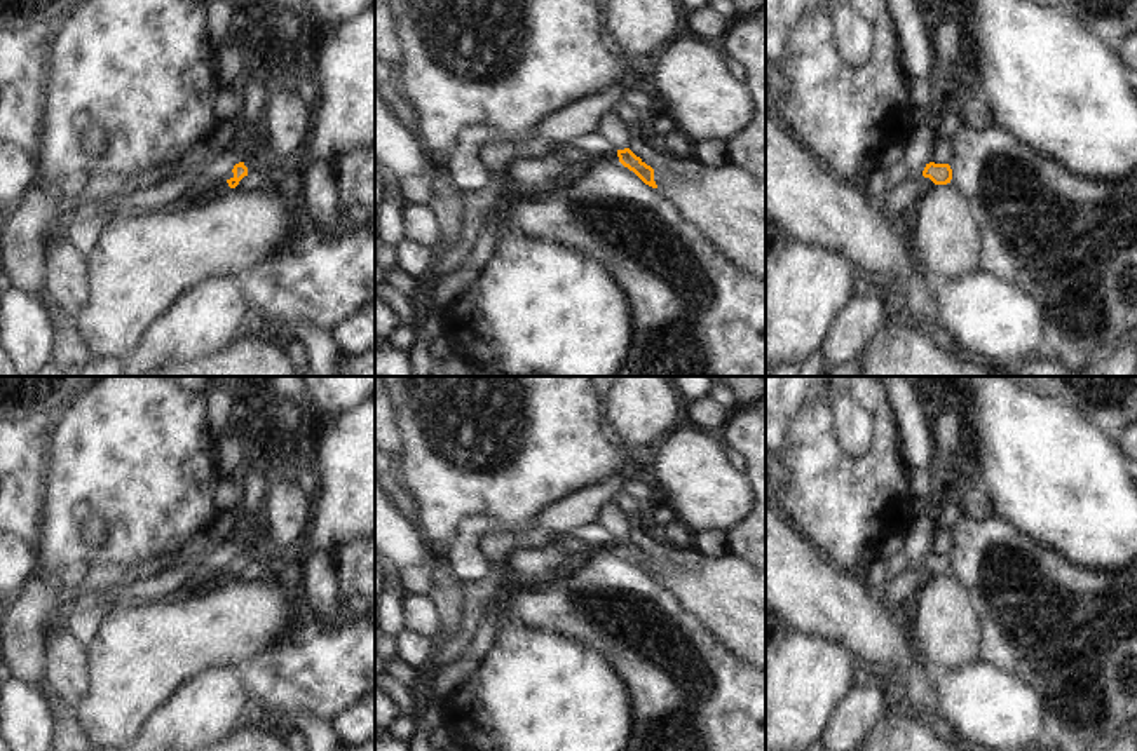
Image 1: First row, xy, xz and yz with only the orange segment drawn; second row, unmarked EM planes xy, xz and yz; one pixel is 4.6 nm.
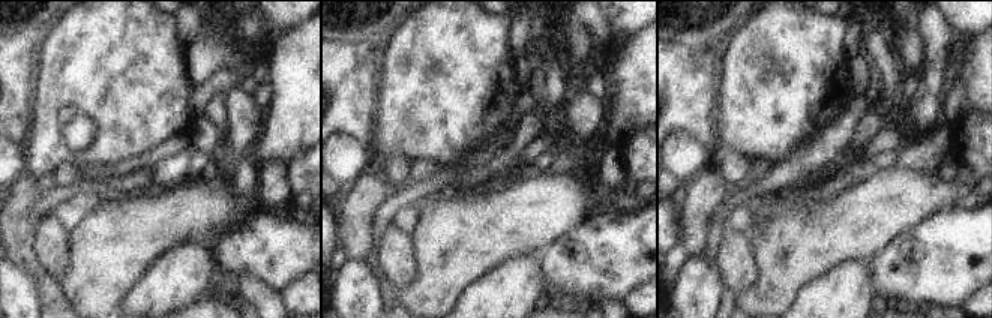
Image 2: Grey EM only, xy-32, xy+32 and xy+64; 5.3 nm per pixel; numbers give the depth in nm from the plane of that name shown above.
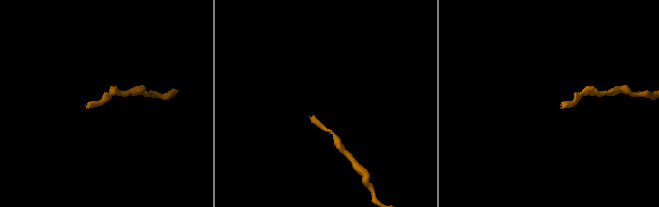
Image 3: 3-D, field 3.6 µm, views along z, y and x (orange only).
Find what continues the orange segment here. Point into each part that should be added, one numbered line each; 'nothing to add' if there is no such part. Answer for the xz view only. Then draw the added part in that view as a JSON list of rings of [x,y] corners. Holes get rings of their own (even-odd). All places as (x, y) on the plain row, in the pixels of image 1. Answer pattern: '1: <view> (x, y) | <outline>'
1: xz (618, 525) | [[[614,500],[600,507],[596,524],[602,526],[616,542],[630,538],[631,521],[619,511]]]

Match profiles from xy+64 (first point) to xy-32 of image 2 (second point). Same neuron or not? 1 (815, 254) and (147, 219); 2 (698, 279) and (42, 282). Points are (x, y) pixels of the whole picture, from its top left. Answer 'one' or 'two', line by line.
1: one
2: two

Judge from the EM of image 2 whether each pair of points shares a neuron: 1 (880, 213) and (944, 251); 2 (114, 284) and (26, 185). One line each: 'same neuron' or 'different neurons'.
1: different neurons
2: different neurons

